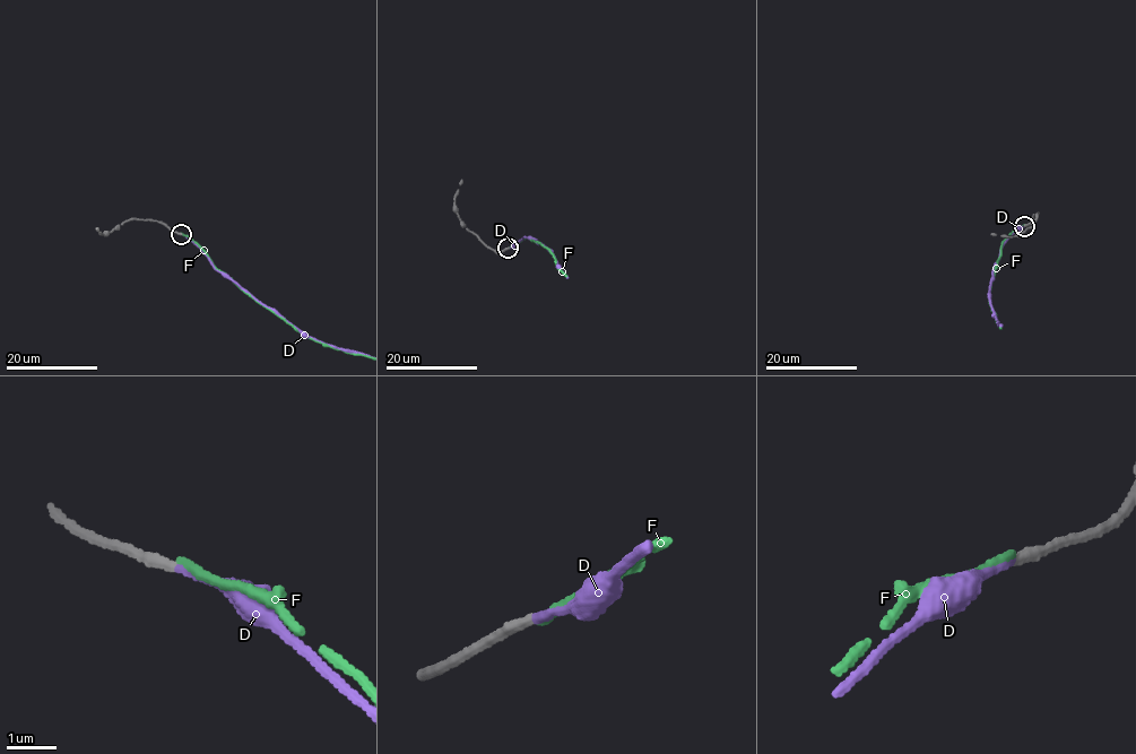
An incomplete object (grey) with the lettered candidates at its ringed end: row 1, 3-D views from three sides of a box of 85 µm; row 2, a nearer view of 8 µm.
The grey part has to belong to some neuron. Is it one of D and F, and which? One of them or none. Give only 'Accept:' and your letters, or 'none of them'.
Accept: D

